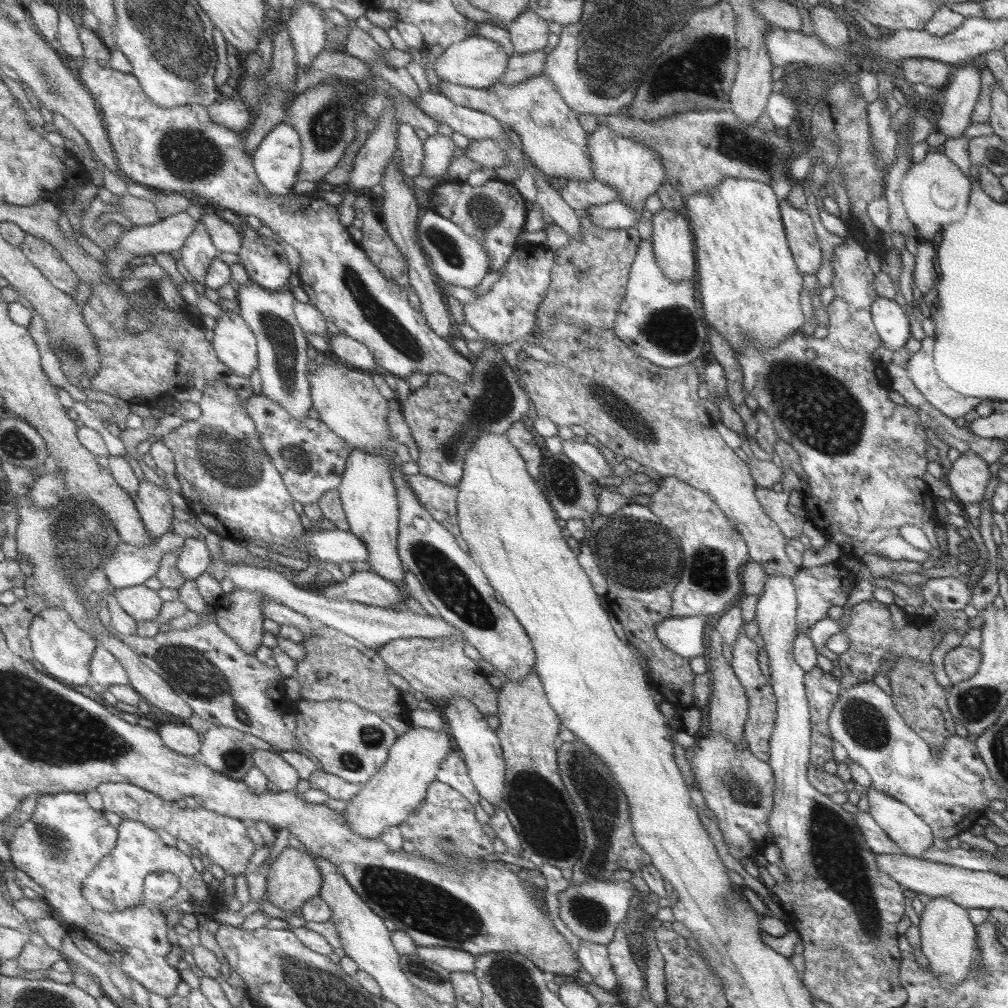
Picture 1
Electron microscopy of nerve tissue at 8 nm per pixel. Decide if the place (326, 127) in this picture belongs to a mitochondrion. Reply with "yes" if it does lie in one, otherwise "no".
yes

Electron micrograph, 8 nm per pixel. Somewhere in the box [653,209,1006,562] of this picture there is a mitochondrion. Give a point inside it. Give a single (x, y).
(816, 408)

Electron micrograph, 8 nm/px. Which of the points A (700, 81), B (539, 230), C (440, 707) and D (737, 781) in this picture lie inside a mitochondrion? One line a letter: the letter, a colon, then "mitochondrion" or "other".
A: mitochondrion
B: other
C: other
D: mitochondrion

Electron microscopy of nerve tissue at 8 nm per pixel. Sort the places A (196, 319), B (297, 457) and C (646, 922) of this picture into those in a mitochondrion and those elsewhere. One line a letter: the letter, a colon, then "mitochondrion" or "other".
A: other
B: mitochondrion
C: other

